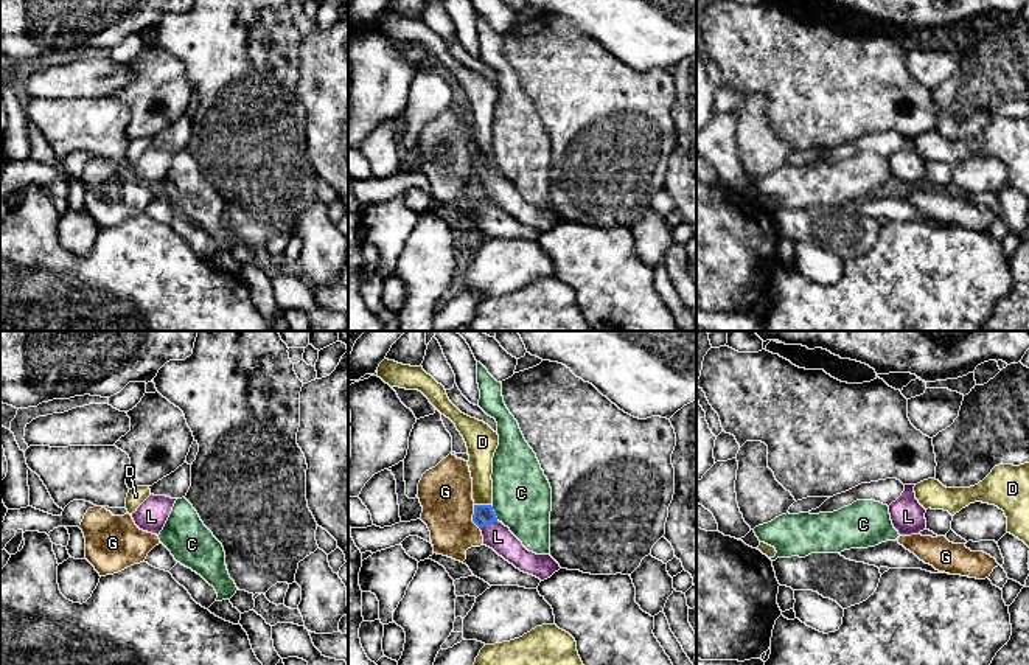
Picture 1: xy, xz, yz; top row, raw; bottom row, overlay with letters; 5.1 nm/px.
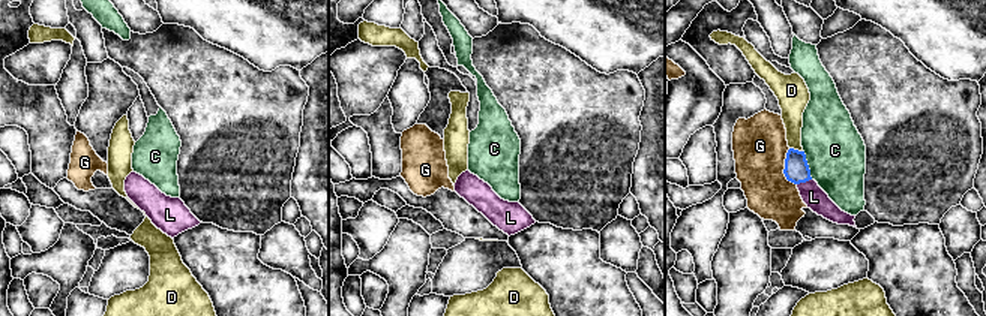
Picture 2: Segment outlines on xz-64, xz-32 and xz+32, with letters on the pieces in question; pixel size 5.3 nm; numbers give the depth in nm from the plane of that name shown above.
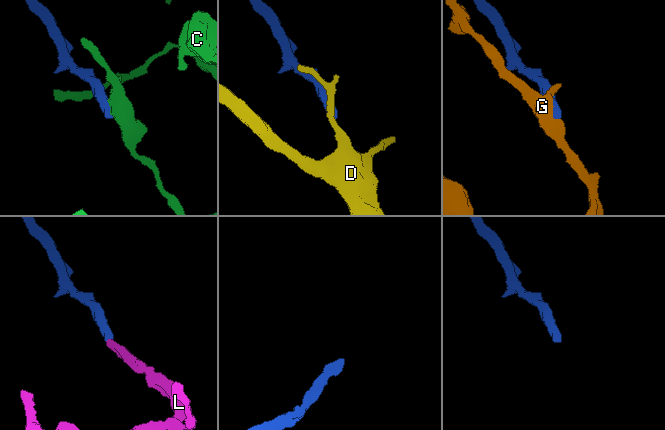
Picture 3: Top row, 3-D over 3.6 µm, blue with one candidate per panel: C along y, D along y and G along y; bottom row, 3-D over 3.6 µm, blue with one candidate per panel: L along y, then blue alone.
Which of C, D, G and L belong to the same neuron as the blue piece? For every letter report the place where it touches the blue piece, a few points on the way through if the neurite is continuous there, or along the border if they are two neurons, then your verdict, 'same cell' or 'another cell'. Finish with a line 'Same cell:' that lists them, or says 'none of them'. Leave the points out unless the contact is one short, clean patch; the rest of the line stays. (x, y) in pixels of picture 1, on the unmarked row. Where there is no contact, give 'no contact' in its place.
C: meets blue in xz at (493, 165); border along xz (490, 157), (498, 171); another cell
D: meets blue in xz at (482, 157); another cell
G: meets blue in xz at (473, 170); another cell
L: meets blue in xz at (488, 174); runs through xz (484, 167), (488, 174), (498, 188); same cell
Same cell: L

